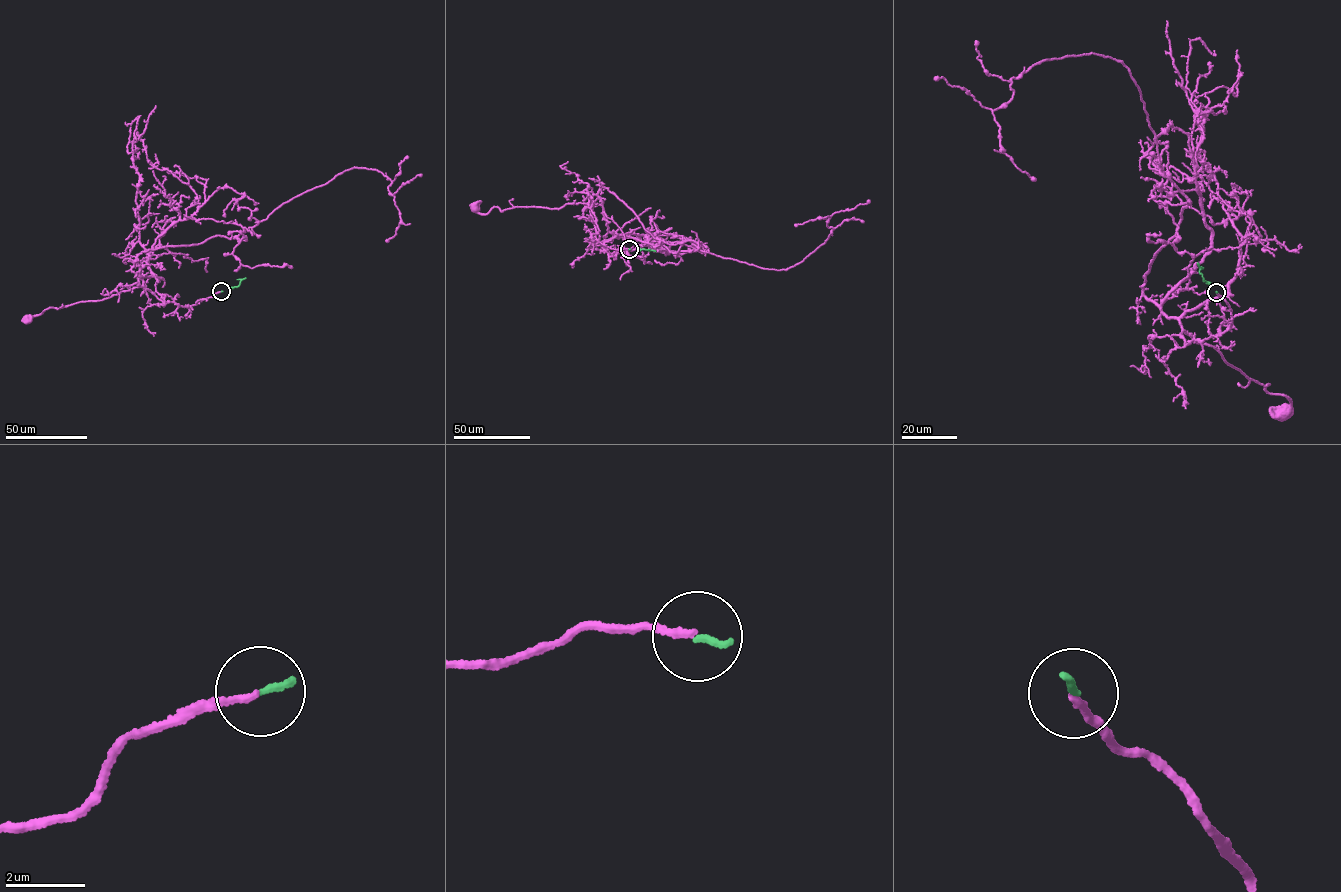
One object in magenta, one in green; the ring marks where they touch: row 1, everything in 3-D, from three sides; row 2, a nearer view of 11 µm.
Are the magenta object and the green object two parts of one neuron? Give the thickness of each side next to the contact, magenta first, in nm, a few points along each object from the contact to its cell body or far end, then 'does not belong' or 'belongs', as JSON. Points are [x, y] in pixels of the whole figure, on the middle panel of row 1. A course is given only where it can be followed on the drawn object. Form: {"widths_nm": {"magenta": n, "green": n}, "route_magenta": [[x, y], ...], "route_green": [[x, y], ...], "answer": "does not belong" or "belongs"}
{"widths_nm": {"magenta": 170, "green": 150}, "route_magenta": [[629, 249], [610, 248], [599, 241], [596, 219], [585, 203], [501, 211], [496, 207], [481, 214], [474, 208]], "route_green": [[629, 249], [648, 250]], "answer": "belongs"}

